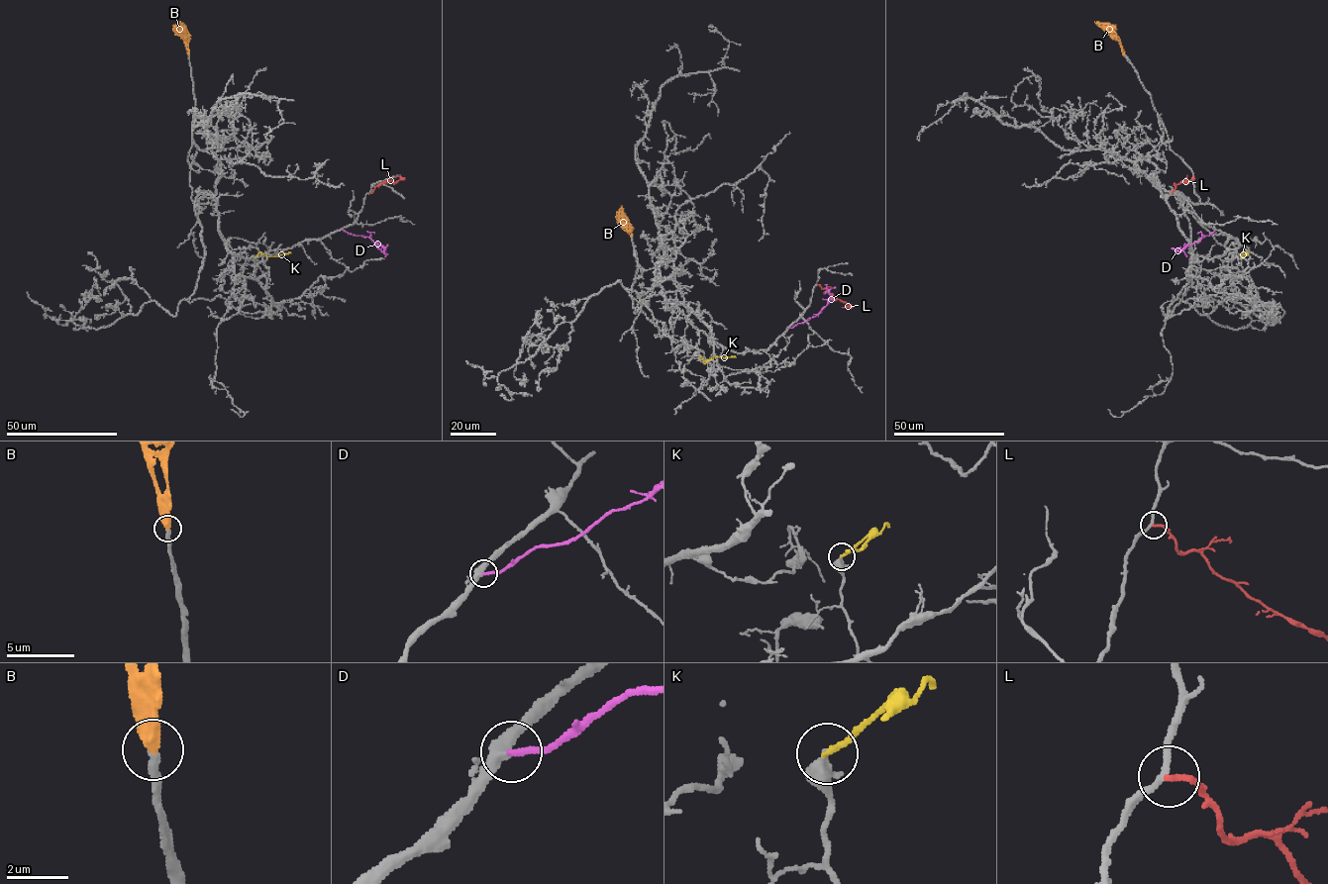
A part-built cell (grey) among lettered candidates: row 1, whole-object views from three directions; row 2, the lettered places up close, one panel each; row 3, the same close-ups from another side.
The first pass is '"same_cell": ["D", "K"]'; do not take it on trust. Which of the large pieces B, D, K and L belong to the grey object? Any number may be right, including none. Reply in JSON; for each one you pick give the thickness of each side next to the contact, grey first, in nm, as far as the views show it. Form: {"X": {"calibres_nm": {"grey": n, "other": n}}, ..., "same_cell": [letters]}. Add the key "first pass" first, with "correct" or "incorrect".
{"first pass": "incorrect", "B": {"calibres_nm": {"grey": 400, "other": 500}}, "D": {"calibres_nm": {"grey": 380, "other": 220}}, "same_cell": ["B", "D"]}

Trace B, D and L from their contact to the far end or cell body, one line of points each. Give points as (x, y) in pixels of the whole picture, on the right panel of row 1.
B: (1124, 54), (1119, 42), (1094, 22)
D: (1214, 230), (1174, 253)
L: (1171, 192), (1181, 181), (1188, 181), (1193, 177)

